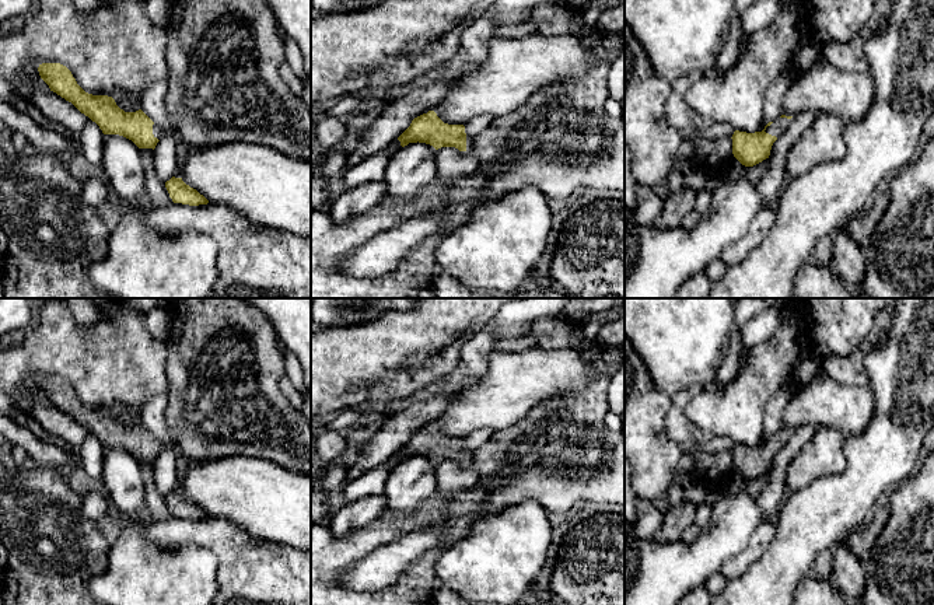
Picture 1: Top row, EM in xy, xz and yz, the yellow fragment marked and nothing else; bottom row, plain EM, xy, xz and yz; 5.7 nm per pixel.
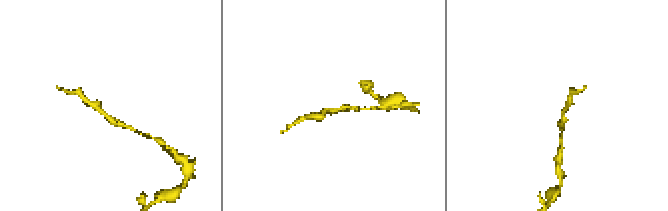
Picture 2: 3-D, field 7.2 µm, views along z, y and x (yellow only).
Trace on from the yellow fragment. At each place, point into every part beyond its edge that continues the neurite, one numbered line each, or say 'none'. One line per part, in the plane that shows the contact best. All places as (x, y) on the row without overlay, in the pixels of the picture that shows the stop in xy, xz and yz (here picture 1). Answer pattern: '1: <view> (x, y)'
1: yz (780, 439)

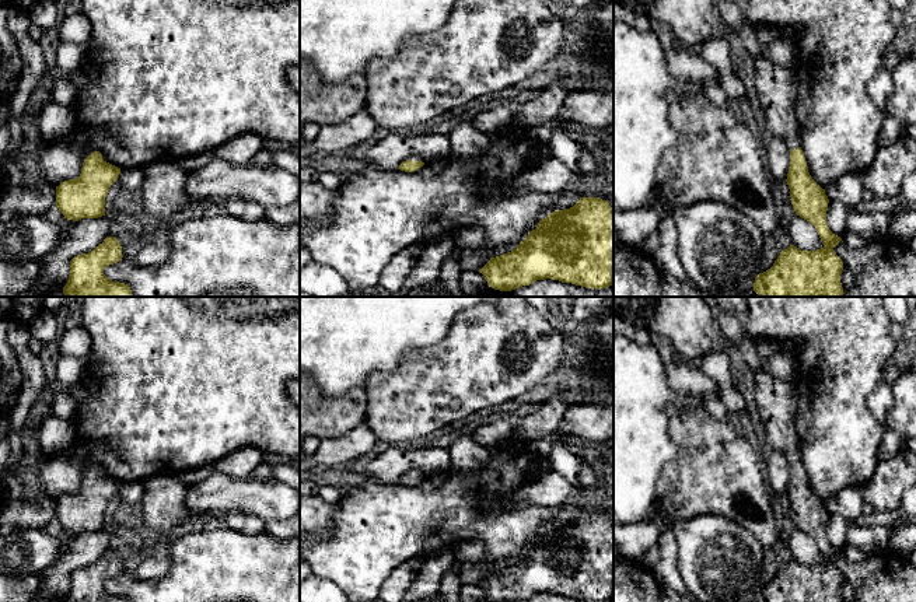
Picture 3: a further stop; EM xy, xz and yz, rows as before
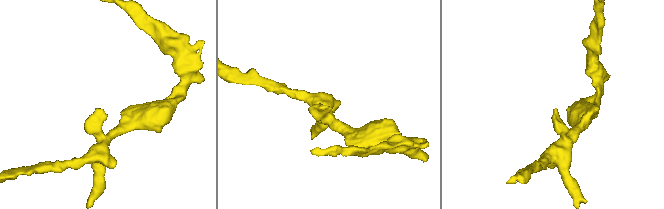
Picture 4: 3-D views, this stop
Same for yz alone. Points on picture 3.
1: yz (778, 401)

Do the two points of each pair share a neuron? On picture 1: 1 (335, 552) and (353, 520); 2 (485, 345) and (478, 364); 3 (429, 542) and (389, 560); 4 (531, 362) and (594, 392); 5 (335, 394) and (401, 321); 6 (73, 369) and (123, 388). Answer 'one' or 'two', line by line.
1: two
2: one
3: one
4: two
5: one
6: one

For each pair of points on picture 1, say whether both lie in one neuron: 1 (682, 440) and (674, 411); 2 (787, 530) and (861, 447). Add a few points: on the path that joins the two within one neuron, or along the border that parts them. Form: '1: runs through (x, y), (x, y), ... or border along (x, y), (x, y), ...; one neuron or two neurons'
1: runs through (679, 433), (675, 418); one neuron
2: runs through (811, 517), (857, 471); one neuron

